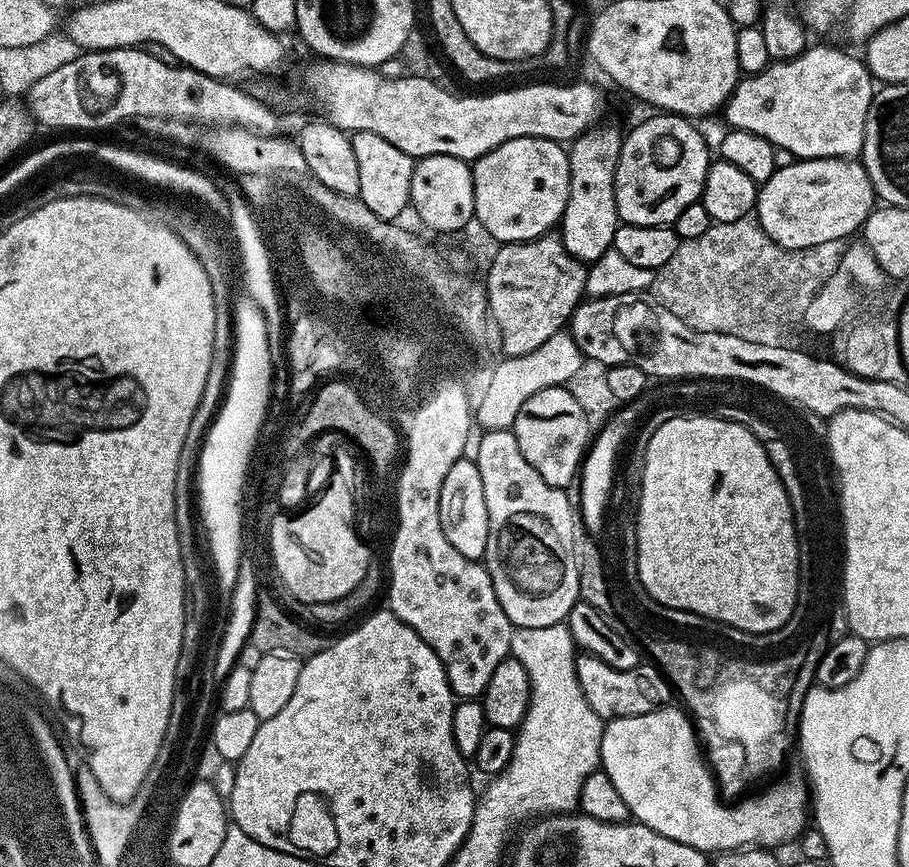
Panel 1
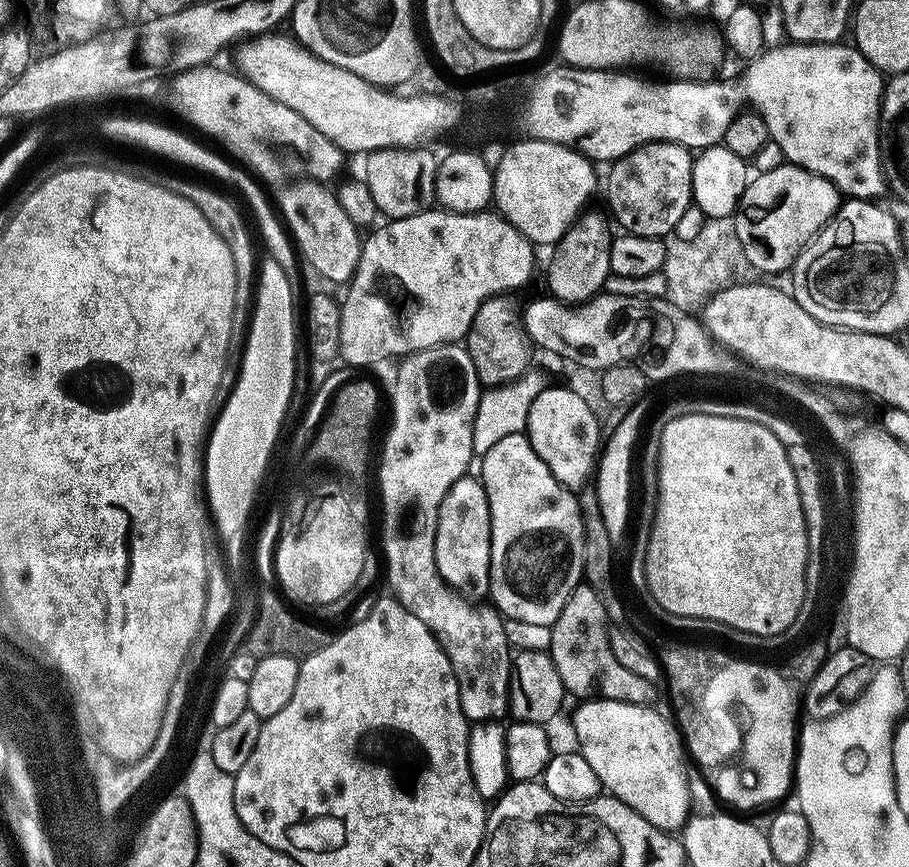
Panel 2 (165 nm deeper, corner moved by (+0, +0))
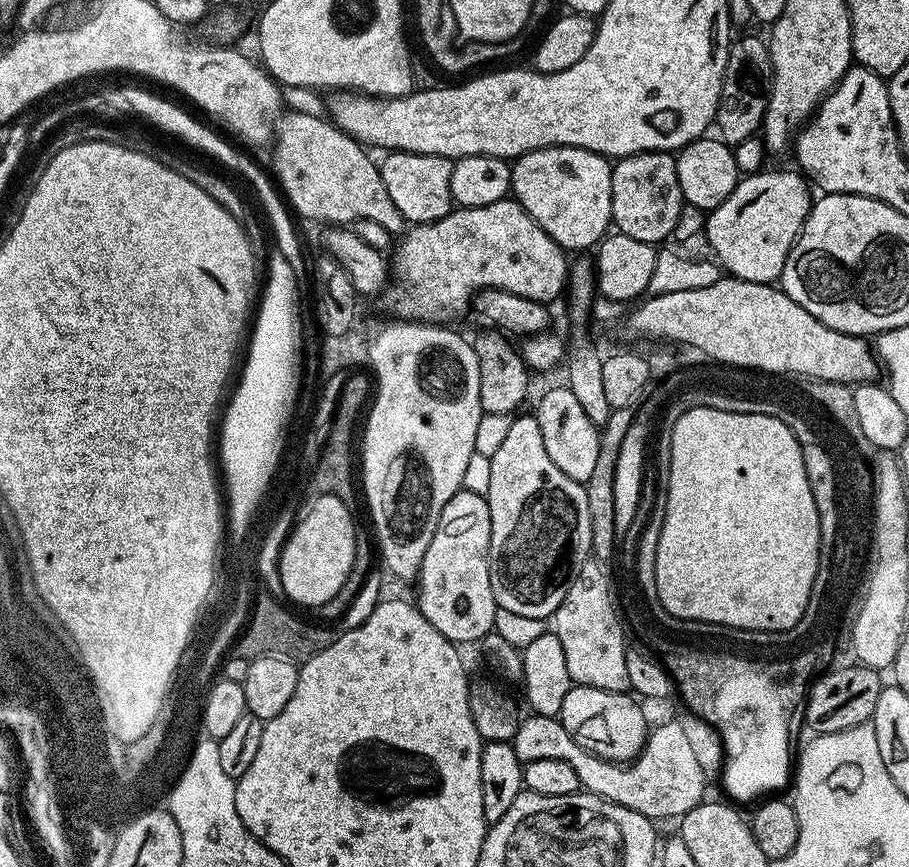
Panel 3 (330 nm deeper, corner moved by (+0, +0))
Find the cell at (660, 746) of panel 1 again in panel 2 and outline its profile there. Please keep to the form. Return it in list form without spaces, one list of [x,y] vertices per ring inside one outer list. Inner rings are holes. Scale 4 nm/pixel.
[[[588,698],[577,712],[571,713],[575,730],[580,743],[579,752],[590,762],[594,774],[598,774],[601,785],[611,795],[626,806],[630,806],[646,822],[656,828],[662,828],[672,834],[683,829],[690,819],[692,808],[692,784],[688,781],[686,761],[686,745],[680,735],[680,729],[671,719],[668,720],[655,707],[647,704],[627,704],[613,700],[597,700]]]

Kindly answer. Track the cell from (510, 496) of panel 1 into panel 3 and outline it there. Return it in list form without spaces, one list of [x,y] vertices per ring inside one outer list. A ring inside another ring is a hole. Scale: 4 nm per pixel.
[[[535,415],[519,416],[513,419],[502,446],[494,450],[490,460],[490,488],[486,495],[490,510],[490,586],[494,590],[497,608],[523,614],[525,618],[544,620],[558,610],[578,570],[592,556],[590,502],[586,502],[583,484],[562,474],[562,470],[550,462]]]

